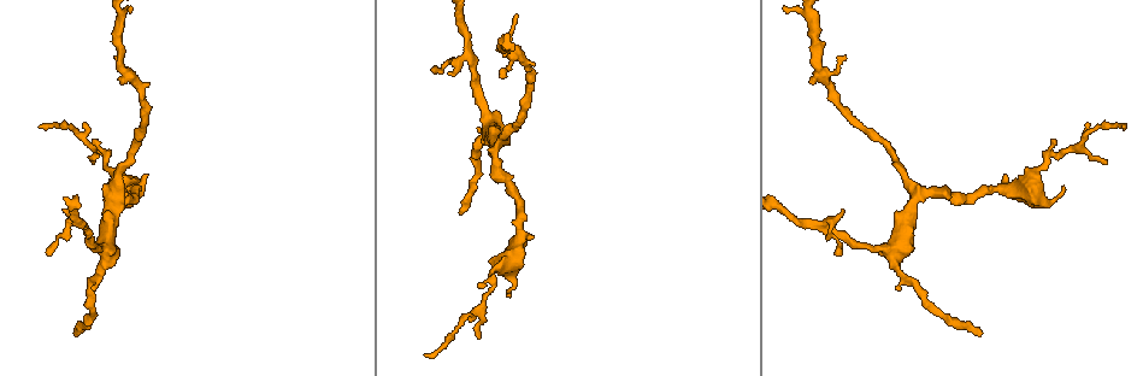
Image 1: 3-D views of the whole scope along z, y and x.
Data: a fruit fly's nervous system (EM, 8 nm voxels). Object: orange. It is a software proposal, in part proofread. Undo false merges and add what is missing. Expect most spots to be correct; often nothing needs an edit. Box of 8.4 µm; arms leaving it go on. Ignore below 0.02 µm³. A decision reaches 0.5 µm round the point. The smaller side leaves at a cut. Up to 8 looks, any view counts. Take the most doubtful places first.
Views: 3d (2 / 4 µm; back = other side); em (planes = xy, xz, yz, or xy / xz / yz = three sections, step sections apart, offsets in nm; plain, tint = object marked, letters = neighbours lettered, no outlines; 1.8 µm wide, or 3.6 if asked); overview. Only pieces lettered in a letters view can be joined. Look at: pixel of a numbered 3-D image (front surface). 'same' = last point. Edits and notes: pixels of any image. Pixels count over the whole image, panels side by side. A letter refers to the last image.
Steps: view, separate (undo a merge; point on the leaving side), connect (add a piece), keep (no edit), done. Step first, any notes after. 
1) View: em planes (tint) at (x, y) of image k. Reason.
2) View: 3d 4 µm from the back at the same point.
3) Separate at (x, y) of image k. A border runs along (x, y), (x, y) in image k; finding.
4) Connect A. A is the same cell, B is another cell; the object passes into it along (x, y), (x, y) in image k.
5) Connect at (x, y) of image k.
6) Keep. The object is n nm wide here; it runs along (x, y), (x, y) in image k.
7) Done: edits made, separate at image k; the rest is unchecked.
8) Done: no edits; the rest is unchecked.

View: em planes (letters) at (980, 333) of image 1. Branch stops here.

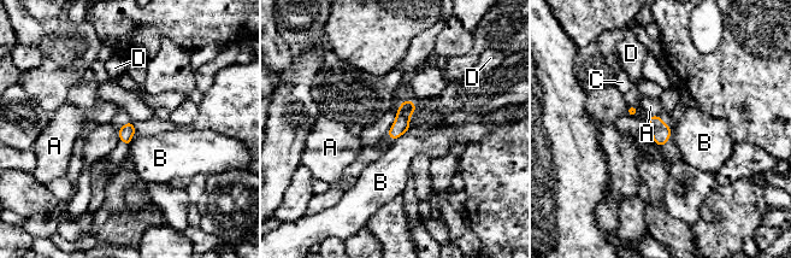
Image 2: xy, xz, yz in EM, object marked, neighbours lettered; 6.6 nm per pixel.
Keep. A, B, C and D are other cells; none of them fits.

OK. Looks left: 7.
View: 3d 2 µm at (1047, 162) of image 1. Sudden change in width.

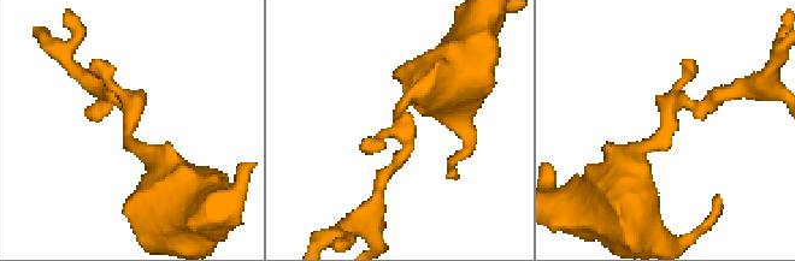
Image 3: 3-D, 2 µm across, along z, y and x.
View: em planes (letters) at (398, 123) of image 3. Now the EM.

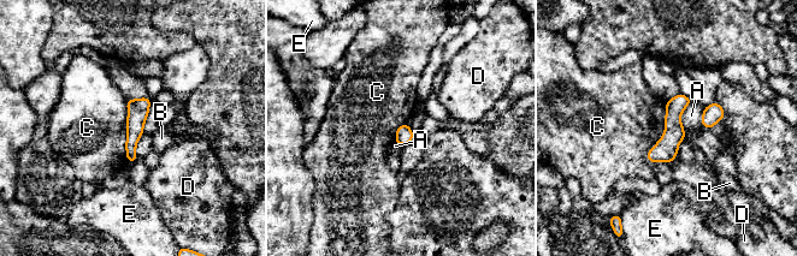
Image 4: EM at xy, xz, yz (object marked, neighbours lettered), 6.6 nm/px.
Keep. A, B, C, D and E are other cells; a border runs along (666, 102), (650, 162) in image 4; all the same neuron.

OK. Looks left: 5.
View: em xz step 4 (plain) at (833, 253) of image 1. Branch stops here.

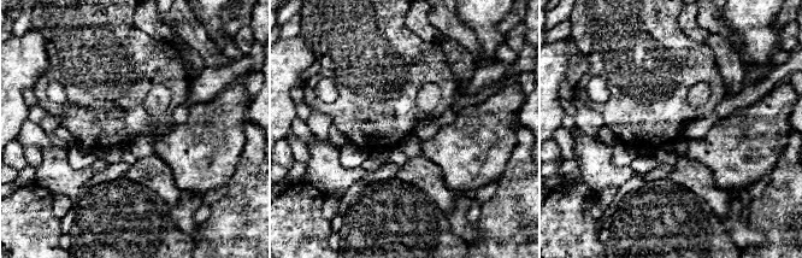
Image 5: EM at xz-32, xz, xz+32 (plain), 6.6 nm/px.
View: em xz step 4 (letters) at the same point. What lies round it.

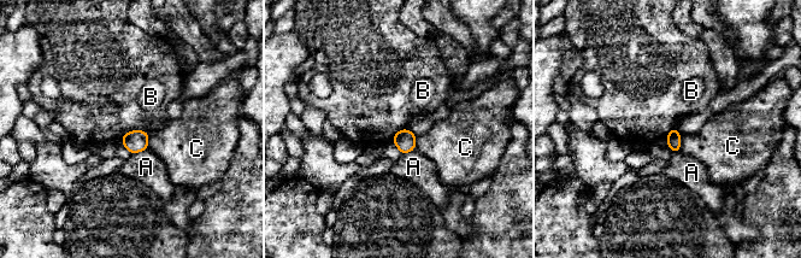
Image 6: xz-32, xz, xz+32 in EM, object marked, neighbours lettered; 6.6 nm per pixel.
Keep. The object is 100 nm wide here; A, B and C are other cells; a border runs along (681, 134), (681, 147), (678, 151) in image 6; no lettered piece goes on from it.

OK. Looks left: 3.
Done: no edits; the rest is unchecked.

